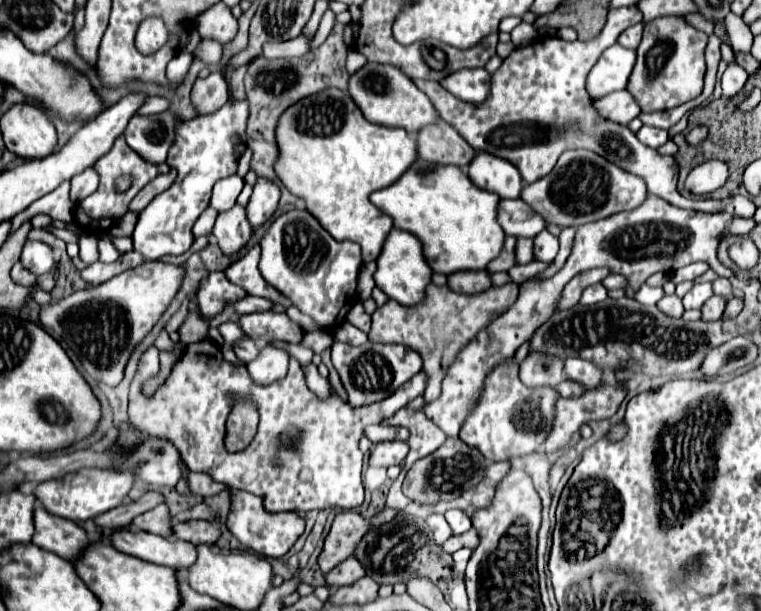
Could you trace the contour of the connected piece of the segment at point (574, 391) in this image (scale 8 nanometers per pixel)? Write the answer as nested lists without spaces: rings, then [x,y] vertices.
[[[562,381],[558,383],[558,387],[554,387],[558,391],[560,397],[570,397],[570,395],[582,395],[582,385],[574,383],[574,381]]]

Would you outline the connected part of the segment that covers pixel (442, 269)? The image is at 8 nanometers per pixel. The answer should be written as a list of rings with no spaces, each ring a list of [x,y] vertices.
[[[418,159],[402,181],[372,193],[370,201],[392,217],[394,227],[422,239],[426,259],[436,273],[482,271],[504,249],[506,233],[498,223],[500,197],[476,187],[460,167],[442,167]]]

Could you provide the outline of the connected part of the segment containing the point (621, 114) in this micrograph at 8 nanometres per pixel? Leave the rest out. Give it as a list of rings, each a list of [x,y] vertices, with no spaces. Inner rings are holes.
[[[628,89],[610,93],[596,101],[596,107],[606,119],[614,119],[616,123],[630,123],[634,117],[640,115],[640,105]]]

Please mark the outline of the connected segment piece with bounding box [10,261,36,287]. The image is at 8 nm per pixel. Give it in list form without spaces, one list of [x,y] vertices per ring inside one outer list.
[[[18,261],[18,263],[14,263],[14,267],[12,267],[10,275],[12,275],[12,281],[14,281],[14,283],[18,283],[18,285],[32,287],[32,285],[36,283],[36,277],[34,277],[34,275],[30,275],[30,271],[26,271],[26,269],[22,267],[22,263],[20,263],[20,261]]]

